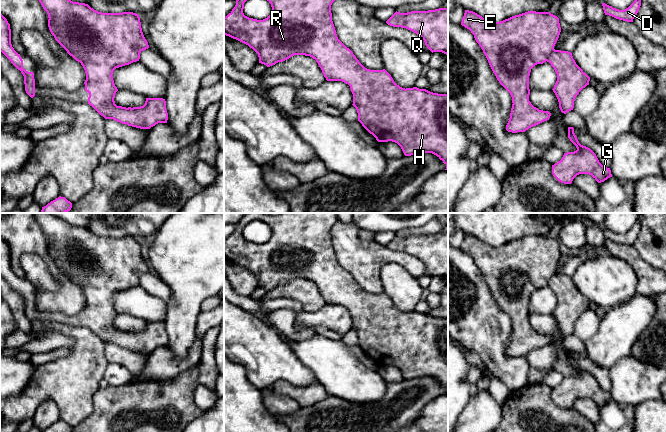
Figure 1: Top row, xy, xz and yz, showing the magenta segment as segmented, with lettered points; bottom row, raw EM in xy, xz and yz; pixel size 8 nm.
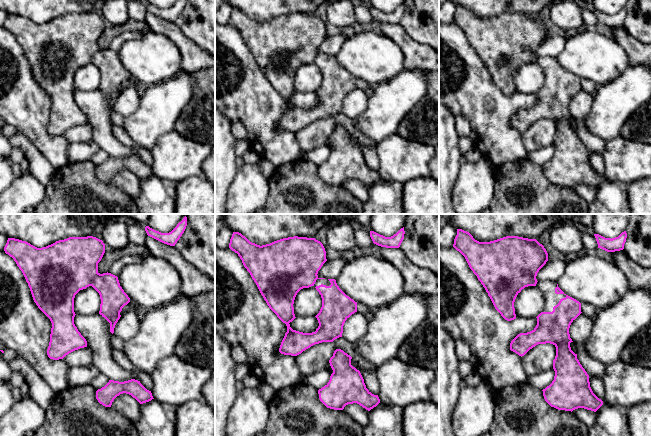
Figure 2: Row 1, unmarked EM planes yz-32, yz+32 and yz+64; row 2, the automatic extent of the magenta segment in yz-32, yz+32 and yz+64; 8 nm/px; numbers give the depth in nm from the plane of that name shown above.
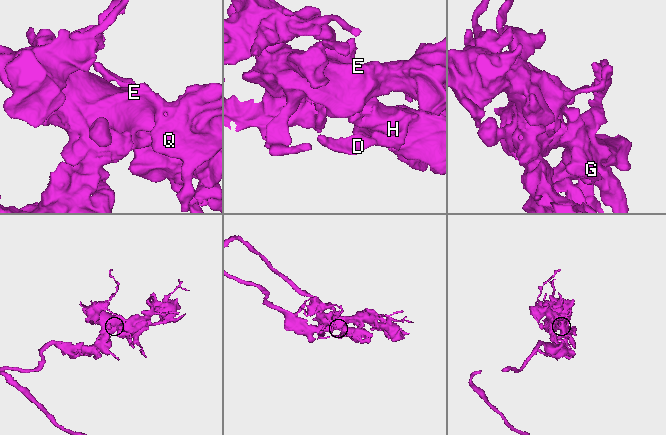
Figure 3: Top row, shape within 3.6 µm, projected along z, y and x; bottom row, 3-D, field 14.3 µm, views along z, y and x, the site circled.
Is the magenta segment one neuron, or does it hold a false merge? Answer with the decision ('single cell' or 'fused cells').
single cell

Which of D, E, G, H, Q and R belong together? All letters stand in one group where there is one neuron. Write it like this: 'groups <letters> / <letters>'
groups D E G H Q R

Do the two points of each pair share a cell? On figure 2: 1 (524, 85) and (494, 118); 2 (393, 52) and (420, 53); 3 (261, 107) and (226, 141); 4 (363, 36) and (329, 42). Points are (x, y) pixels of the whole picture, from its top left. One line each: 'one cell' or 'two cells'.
1: two cells
2: two cells
3: two cells
4: two cells

